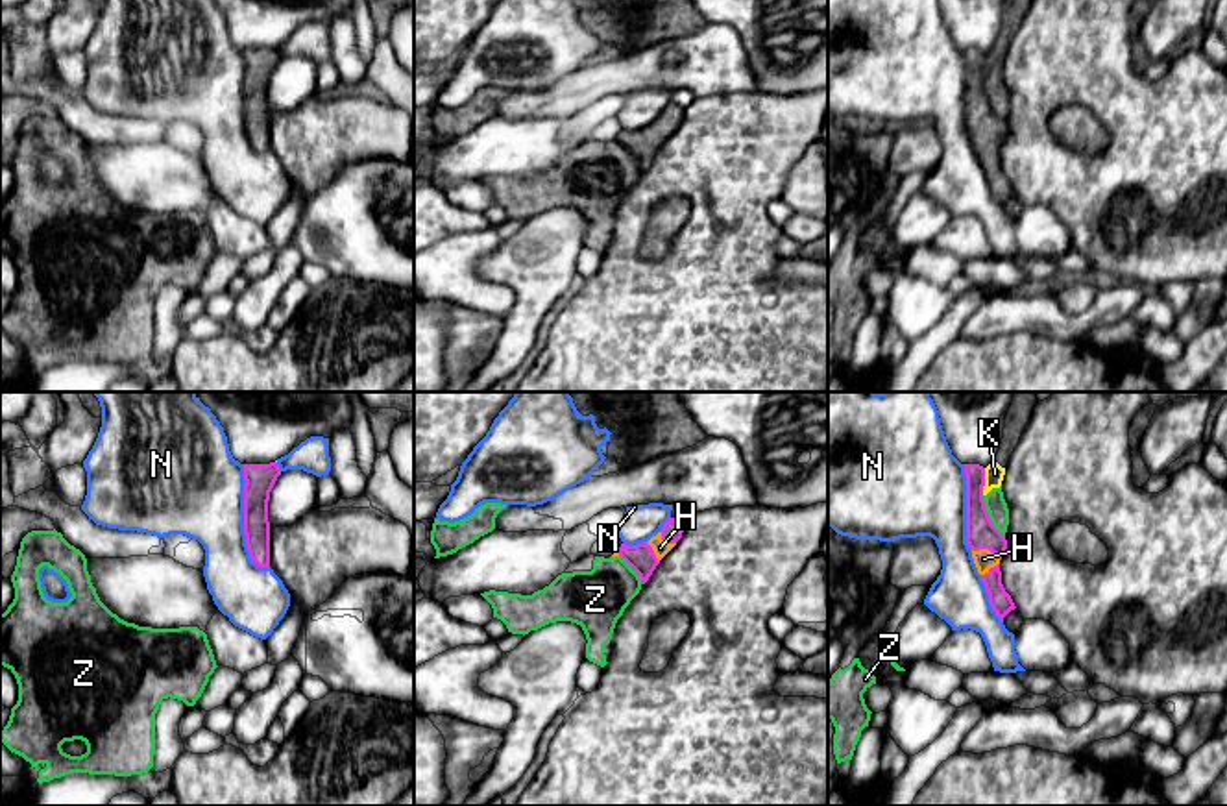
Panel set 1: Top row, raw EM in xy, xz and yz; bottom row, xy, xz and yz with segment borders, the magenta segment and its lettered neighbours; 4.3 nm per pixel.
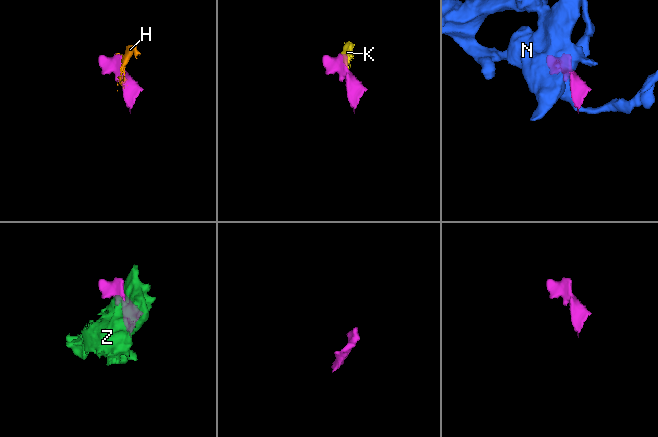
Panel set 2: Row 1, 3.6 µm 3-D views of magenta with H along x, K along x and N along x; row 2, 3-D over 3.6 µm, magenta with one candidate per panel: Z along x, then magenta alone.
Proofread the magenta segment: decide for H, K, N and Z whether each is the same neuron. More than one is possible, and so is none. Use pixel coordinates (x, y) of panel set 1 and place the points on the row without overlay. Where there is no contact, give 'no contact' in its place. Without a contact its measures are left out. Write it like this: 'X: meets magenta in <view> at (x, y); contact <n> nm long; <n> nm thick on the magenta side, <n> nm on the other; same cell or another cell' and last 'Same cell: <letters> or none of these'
H: meets magenta in yz at (987, 134); contact 130 nm long; 130 nm thick on the magenta side, 90 nm on the other; same cell
K: meets magenta in yz at (984, 67); contact 120 nm long; 130 nm thick on the magenta side, 80 nm on the other; another cell
N: meets magenta in xy at (244, 106); contact 460 nm long; 130 nm thick on the magenta side, 420 nm on the other; another cell
Z: meets magenta in yz at (987, 102); contact 200 nm long; 130 nm thick on the magenta side, 90 nm on the other; another cell
Same cell: H

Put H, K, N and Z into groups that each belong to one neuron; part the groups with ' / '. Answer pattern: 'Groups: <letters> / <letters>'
Groups: H / K Z / N

